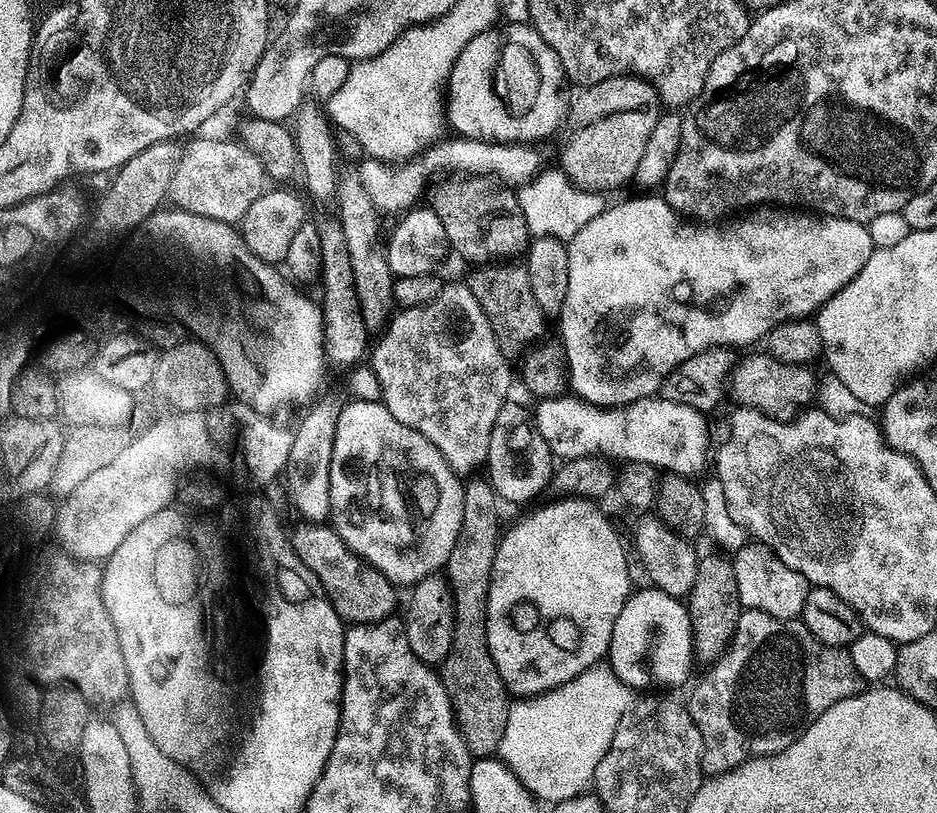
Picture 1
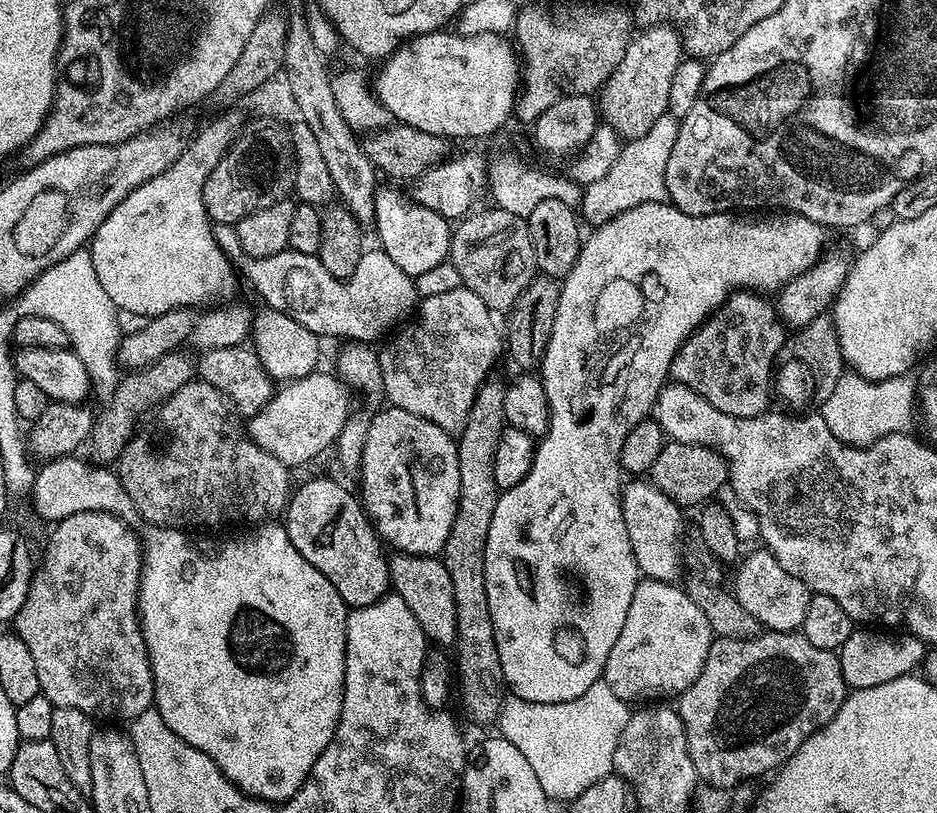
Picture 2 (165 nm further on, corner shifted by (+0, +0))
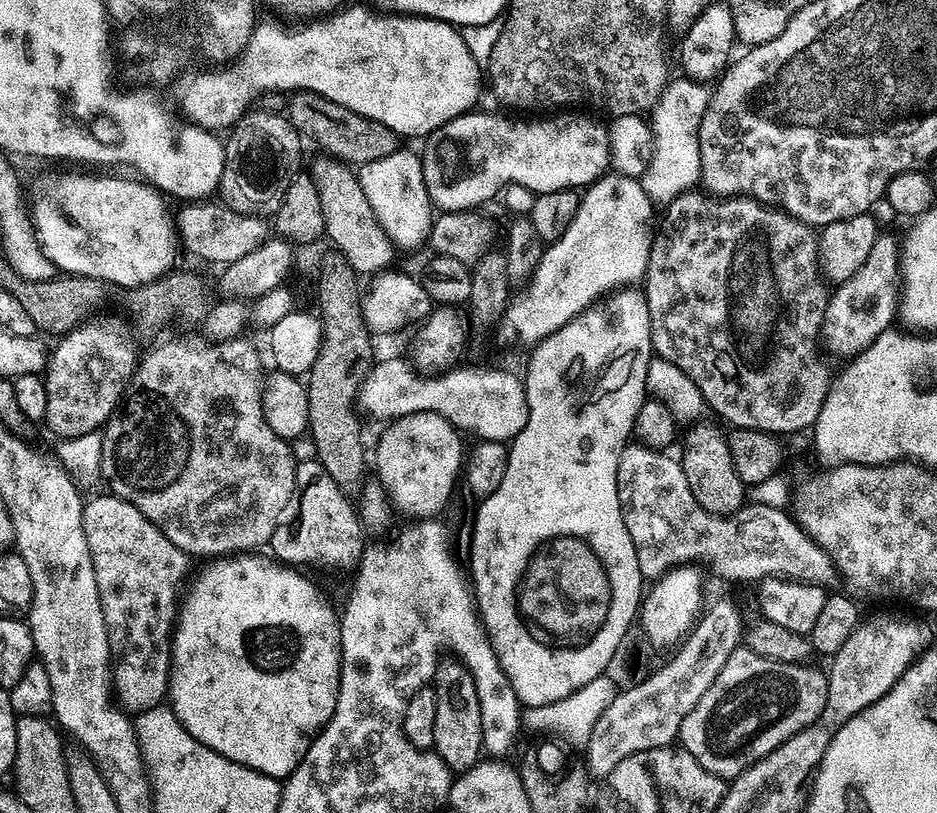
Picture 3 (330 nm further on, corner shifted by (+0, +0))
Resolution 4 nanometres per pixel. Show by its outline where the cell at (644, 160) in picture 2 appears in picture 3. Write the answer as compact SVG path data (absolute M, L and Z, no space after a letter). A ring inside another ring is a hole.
M675 77L664 88L651 111L653 152L640 181L654 204L666 206L678 194L689 191L699 183L701 158L697 134L709 98L707 89L703 88L701 83L688 77Z

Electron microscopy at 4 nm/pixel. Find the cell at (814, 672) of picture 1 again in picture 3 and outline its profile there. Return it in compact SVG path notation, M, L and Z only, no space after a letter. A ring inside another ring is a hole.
M738 646L726 658L726 664L710 688L698 698L698 702L684 718L680 726L679 743L684 743L684 752L693 756L711 776L718 776L725 782L731 782L741 776L752 764L757 764L766 754L778 750L782 742L794 738L818 714L822 714L822 706L826 706L828 693L828 677L823 671L808 672L808 664L804 662L771 660L760 657L745 646Z

